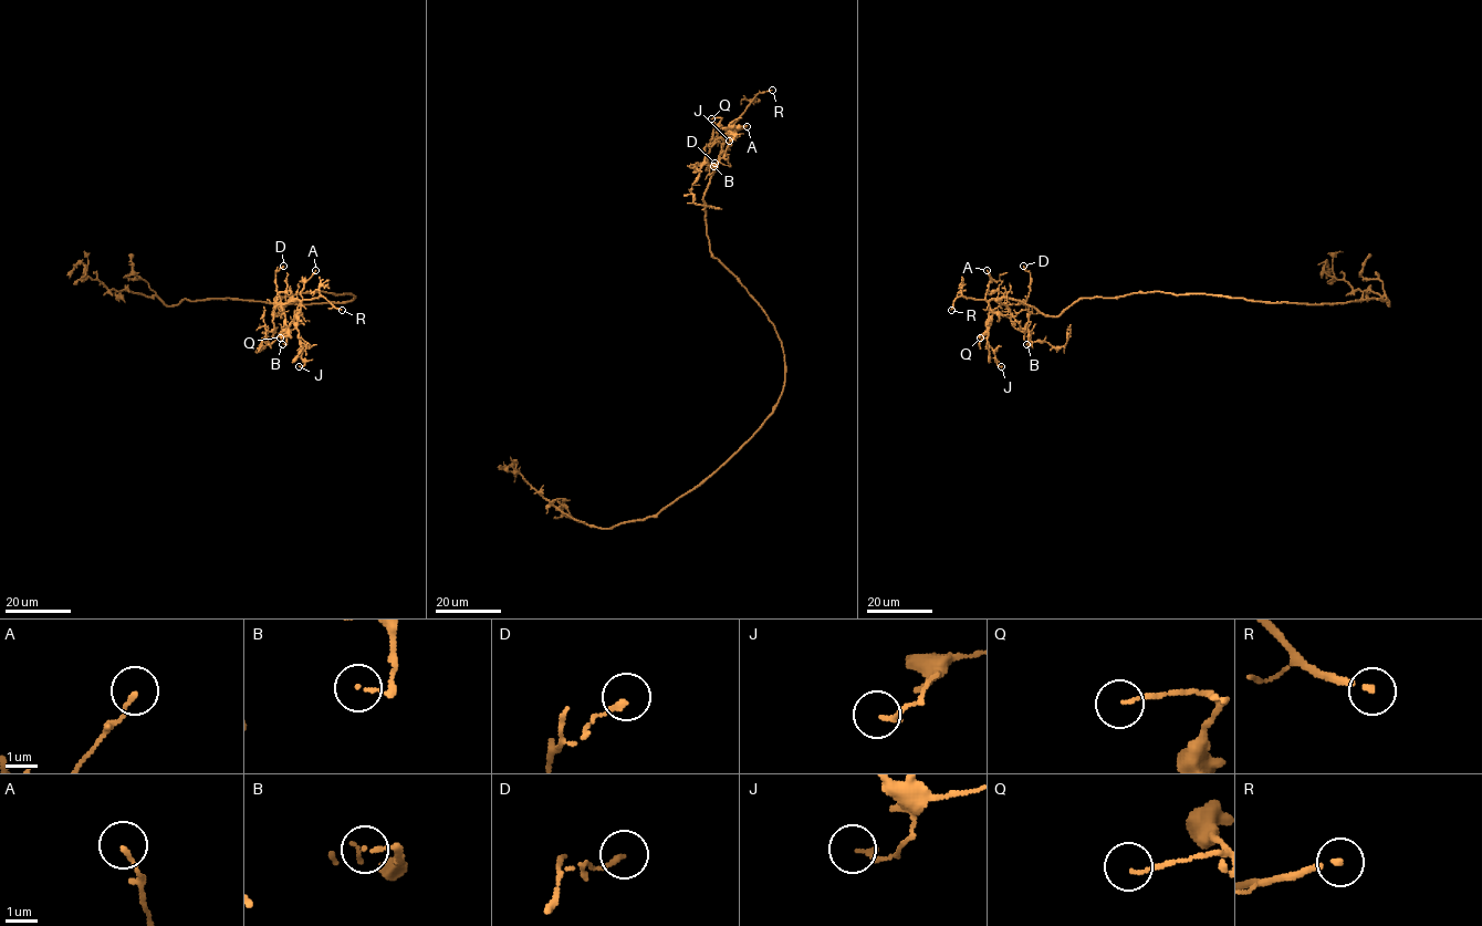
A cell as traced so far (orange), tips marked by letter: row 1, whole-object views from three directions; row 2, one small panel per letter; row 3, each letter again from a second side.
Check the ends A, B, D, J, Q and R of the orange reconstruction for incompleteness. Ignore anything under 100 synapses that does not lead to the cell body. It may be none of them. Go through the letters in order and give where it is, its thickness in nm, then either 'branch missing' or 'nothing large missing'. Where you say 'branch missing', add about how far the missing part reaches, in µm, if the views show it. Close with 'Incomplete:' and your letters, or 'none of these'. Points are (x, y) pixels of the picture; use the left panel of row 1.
A: place (315, 270); calibre 110 nm; nothing large missing
B: place (282, 344); calibre 90 nm; nothing large missing
D: place (283, 266); calibre 150 nm; nothing large missing
J: place (299, 366); calibre 150 nm; nothing large missing
Q: place (280, 337); calibre 110 nm; nothing large missing
R: place (342, 310); calibre 150 nm; branch missing; missing 70 µm
Incomplete: R

